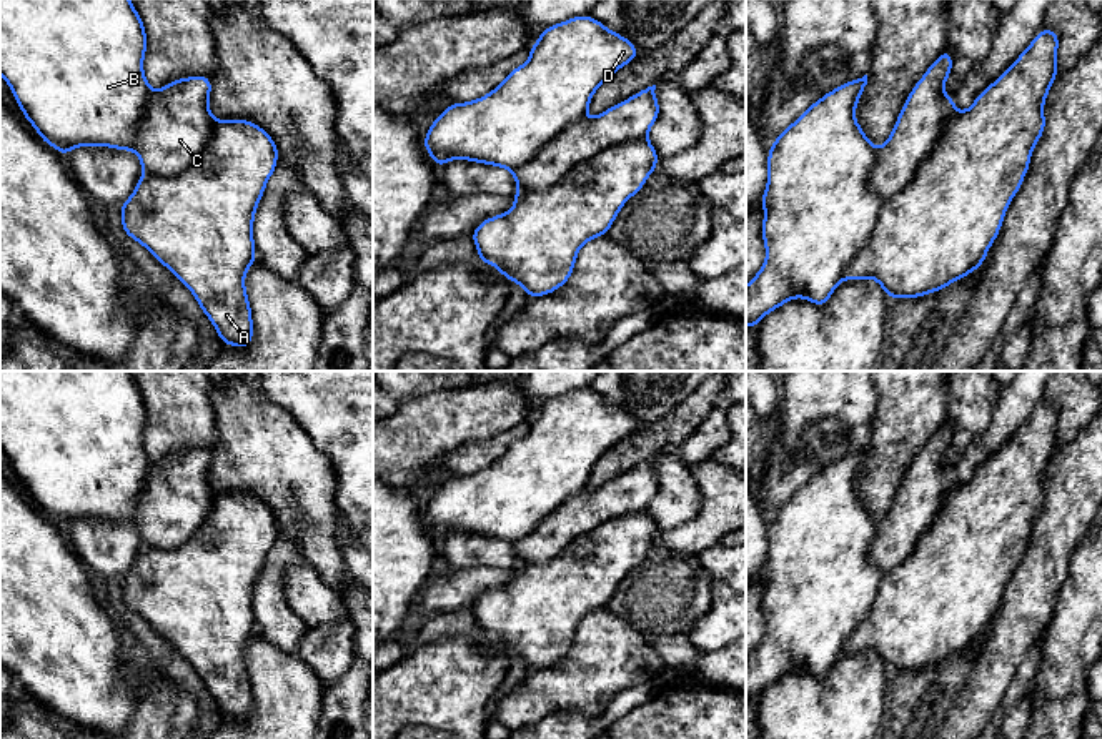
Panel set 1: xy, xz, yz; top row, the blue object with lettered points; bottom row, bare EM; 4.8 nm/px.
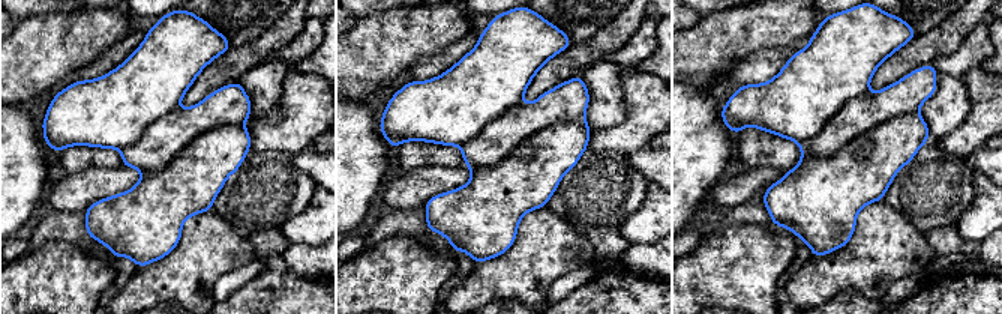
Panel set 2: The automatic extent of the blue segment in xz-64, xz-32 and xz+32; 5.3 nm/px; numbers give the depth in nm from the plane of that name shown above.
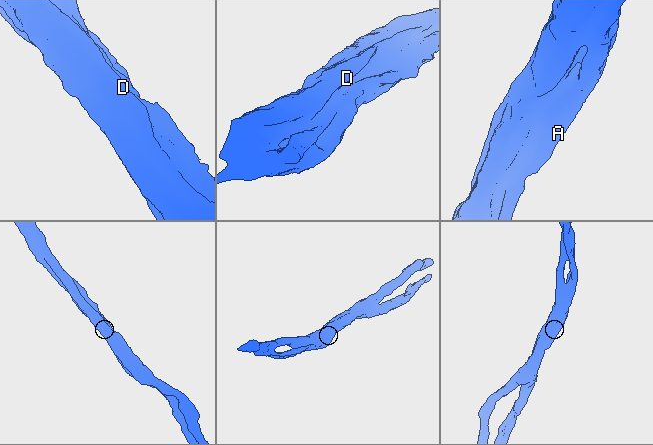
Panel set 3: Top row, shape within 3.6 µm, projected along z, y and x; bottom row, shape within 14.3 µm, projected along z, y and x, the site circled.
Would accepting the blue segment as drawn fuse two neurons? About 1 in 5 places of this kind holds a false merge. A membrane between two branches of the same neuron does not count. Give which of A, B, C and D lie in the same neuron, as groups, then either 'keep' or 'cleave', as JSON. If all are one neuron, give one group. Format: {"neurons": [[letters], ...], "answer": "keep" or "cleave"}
{"neurons": [["A", "B", "C", "D"]], "answer": "keep"}

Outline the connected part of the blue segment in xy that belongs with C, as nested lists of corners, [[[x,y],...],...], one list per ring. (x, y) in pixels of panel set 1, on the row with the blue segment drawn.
[[[0,0],[0,75],[7,80],[23,117],[33,125],[45,143],[58,150],[63,156],[77,146],[112,146],[135,151],[140,158],[143,175],[132,196],[120,206],[123,231],[143,245],[156,261],[175,273],[196,298],[201,311],[216,328],[223,345],[246,348],[253,340],[253,321],[245,275],[256,261],[253,241],[255,210],[265,193],[268,178],[278,161],[278,148],[273,138],[250,120],[215,120],[210,108],[211,80],[205,75],[178,78],[155,92],[143,73],[143,57],[146,53],[146,33],[143,22],[130,0]]]

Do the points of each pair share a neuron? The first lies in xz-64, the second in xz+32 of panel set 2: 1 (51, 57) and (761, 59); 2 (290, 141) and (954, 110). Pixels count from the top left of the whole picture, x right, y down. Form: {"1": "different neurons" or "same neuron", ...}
{"1": "different neurons", "2": "different neurons"}

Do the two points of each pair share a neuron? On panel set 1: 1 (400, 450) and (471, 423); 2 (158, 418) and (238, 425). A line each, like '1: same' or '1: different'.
1: same
2: different

